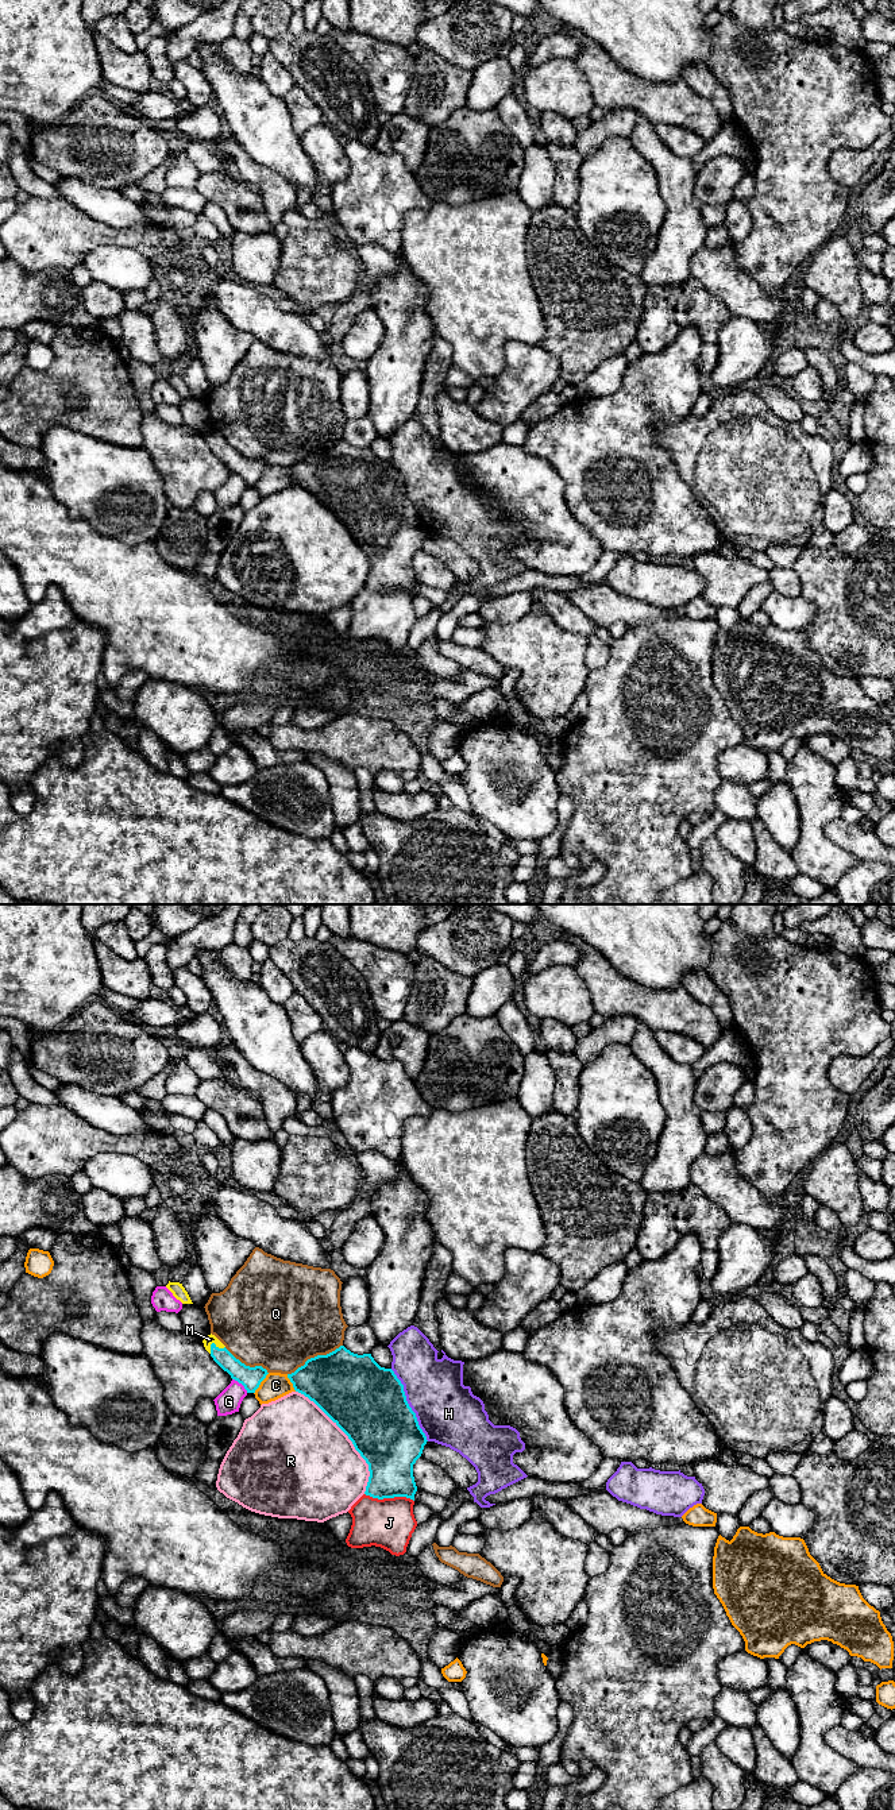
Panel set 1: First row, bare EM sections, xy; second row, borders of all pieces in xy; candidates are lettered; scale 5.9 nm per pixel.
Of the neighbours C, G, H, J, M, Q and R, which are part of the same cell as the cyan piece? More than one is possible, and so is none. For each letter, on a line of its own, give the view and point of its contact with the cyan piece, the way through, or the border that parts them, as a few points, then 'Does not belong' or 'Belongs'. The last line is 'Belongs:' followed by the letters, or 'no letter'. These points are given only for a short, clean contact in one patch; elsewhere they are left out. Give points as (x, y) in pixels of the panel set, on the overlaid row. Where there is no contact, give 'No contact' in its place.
C: Touches cyan at xy (259, 1384). Does not belong
G: Touches cyan at xy (240, 1382). Does not belong
H: Touches cyan at xy (408, 1405). Does not belong
J: Touches cyan at xy (389, 1497). Does not belong
M: Touches cyan at xy (213, 1343). Path across: xy (239, 1372), (213, 1343), (209, 1339). Belongs
Q: Touches cyan at xy (315, 1357). Does not belong
R: Touches cyan at xy (348, 1438). Does not belong
Belongs: M

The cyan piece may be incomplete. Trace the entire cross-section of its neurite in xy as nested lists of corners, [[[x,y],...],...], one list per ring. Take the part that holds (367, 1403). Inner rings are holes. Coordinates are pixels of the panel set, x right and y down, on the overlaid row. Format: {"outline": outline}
{"outline": [[[340,1346],[327,1355],[308,1359],[288,1378],[296,1392],[313,1401],[348,1436],[366,1460],[370,1471],[366,1496],[414,1501],[413,1464],[428,1440],[406,1401],[404,1385],[391,1369],[381,1367],[371,1354],[358,1355]]]}

